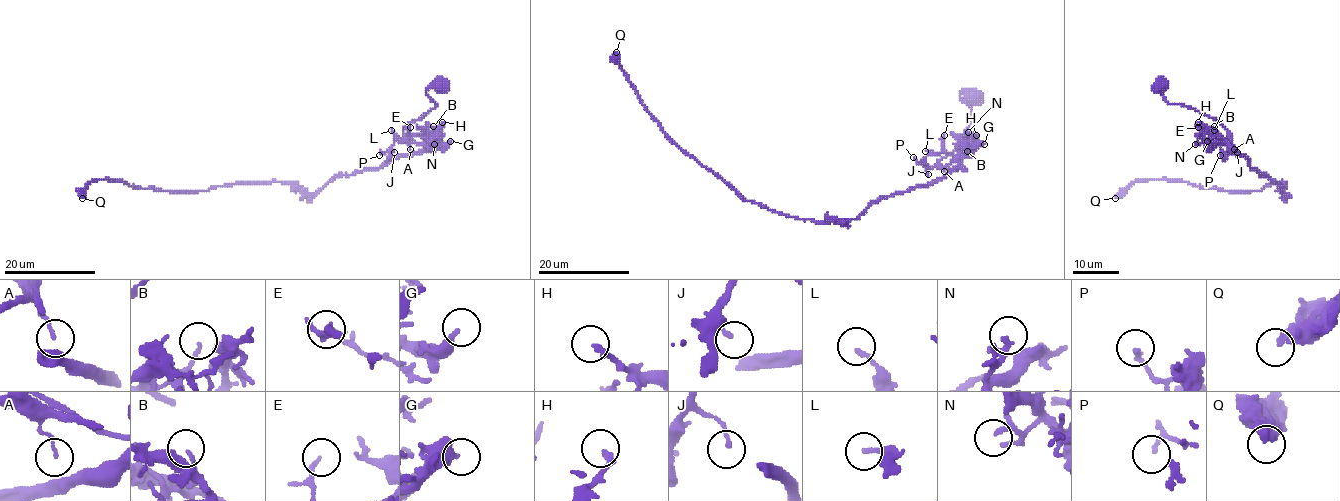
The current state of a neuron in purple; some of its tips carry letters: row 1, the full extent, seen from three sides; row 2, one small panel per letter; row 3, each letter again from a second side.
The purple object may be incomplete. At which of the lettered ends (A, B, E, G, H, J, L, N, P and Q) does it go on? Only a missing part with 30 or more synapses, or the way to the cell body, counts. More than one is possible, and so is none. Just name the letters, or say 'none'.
none

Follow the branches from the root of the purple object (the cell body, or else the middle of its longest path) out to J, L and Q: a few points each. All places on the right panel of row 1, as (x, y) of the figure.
J: (1161, 85), (1153, 88), (1169, 103), (1184, 104), (1217, 120), (1231, 136), (1237, 152)
L: (1161, 85), (1153, 88), (1169, 103), (1214, 118), (1231, 139), (1223, 144), (1214, 130)
Q: (1161, 85), (1169, 103), (1217, 120), (1230, 149), (1285, 193), (1282, 181), (1222, 191), (1150, 179), (1115, 198)

